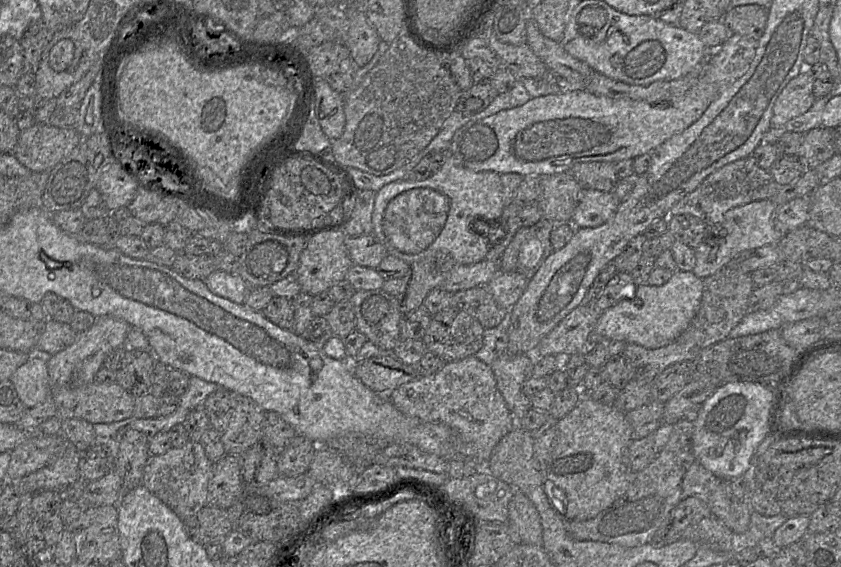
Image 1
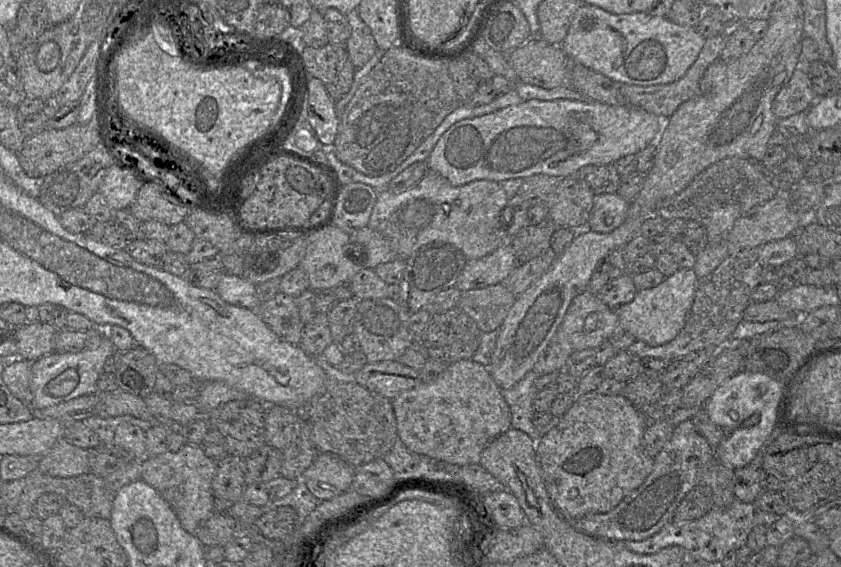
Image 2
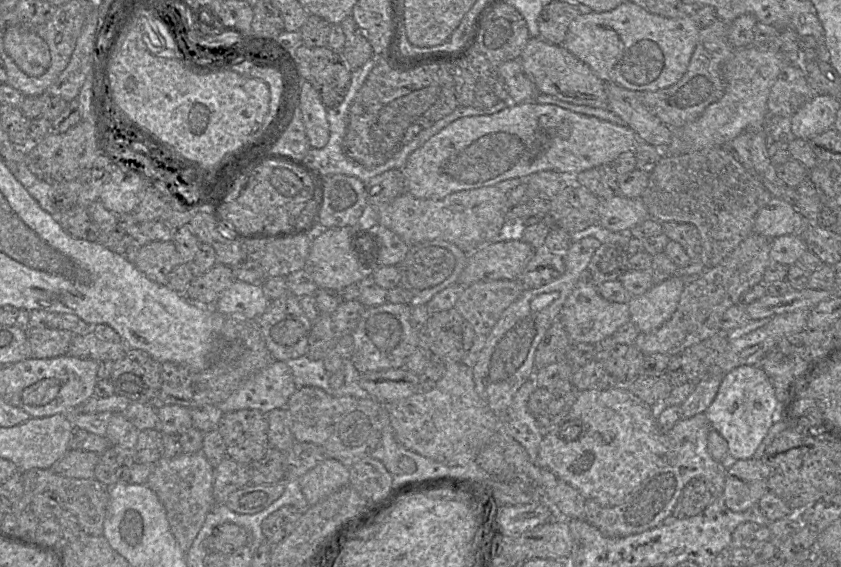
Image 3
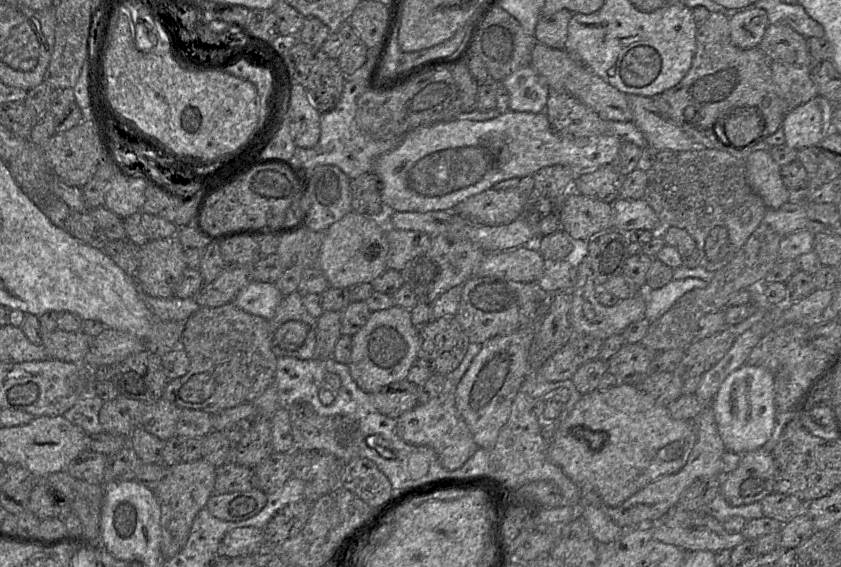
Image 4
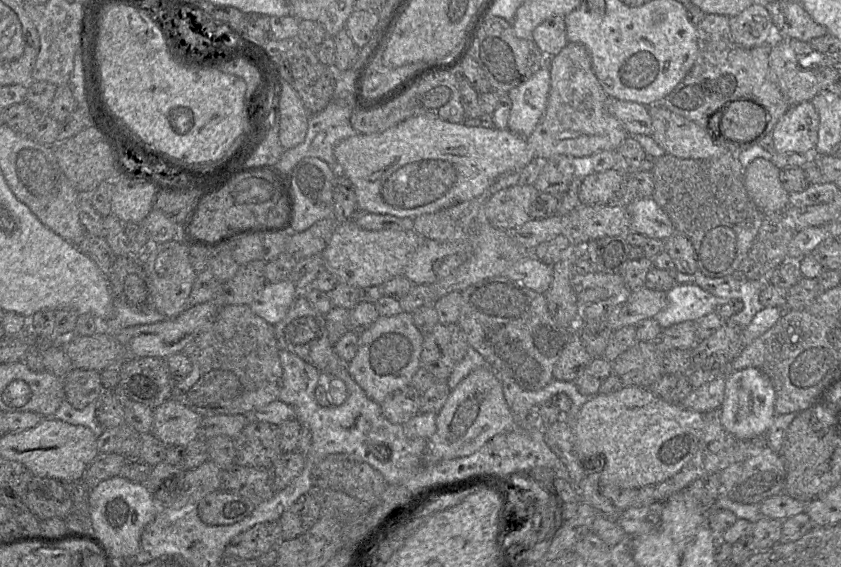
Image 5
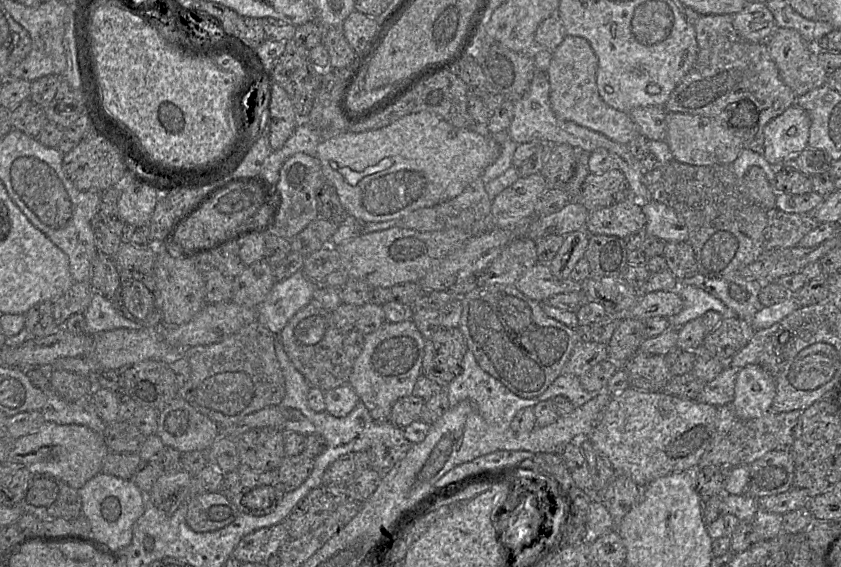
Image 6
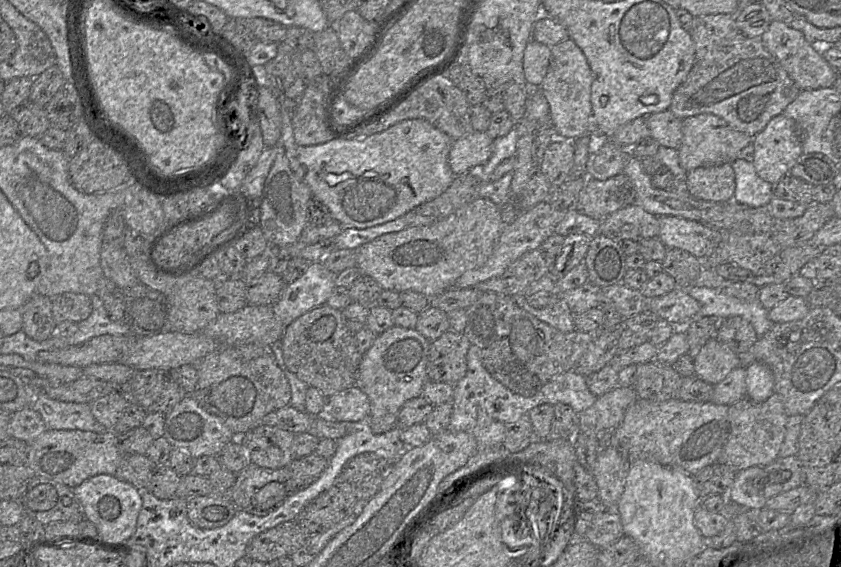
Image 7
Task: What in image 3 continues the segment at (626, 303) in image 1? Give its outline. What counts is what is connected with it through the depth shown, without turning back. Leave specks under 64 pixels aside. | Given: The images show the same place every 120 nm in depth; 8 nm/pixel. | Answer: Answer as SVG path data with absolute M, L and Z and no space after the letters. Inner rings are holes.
M678 274L655 284L628 303L630 321L640 332L649 333L665 323L676 310L685 282Z

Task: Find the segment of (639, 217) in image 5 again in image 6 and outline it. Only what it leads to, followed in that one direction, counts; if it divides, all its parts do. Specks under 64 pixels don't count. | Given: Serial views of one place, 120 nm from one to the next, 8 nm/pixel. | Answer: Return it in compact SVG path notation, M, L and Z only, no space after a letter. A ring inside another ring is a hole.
M653 199L642 204L647 218L644 235L654 236L665 243L688 241L688 229L681 218L666 203Z

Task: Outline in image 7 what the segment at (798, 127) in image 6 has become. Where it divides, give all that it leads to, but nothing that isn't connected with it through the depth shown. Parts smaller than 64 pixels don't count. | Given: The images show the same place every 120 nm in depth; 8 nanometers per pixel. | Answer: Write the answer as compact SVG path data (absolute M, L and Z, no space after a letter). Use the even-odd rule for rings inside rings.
M780 114L773 117L753 139L752 163L758 176L776 184L788 175L792 165L802 154L796 122Z

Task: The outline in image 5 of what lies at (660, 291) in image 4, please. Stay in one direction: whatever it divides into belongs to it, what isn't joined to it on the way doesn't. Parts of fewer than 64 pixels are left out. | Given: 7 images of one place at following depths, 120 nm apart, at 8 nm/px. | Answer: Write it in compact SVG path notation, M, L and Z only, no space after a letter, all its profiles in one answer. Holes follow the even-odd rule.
M675 284L666 292L667 306L655 319L662 329L699 318L717 309L724 301L696 284Z

